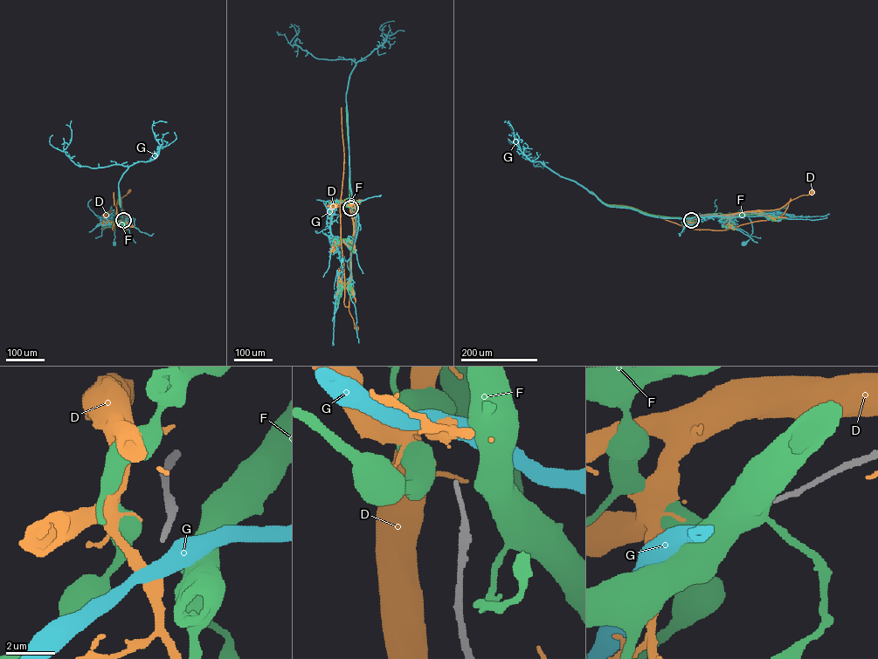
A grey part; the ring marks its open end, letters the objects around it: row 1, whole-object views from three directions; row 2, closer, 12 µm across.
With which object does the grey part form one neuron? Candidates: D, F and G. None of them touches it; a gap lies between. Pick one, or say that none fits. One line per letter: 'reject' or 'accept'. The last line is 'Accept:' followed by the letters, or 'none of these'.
D: reject
F: reject
G: reject
Accept: none of these

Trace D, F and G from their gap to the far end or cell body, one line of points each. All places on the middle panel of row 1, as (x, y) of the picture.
D: (350, 207), (354, 230), (349, 310), (357, 328)
F: (351, 208), (346, 205), (346, 200), (350, 206), (346, 107)
G: (351, 207), (357, 215), (357, 234), (350, 257), (346, 261), (343, 257), (342, 262), (342, 269), (342, 260)

